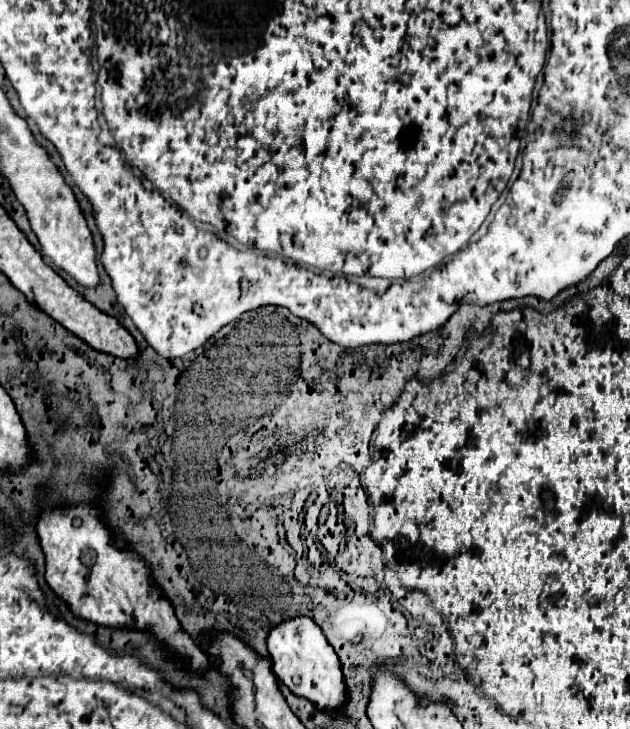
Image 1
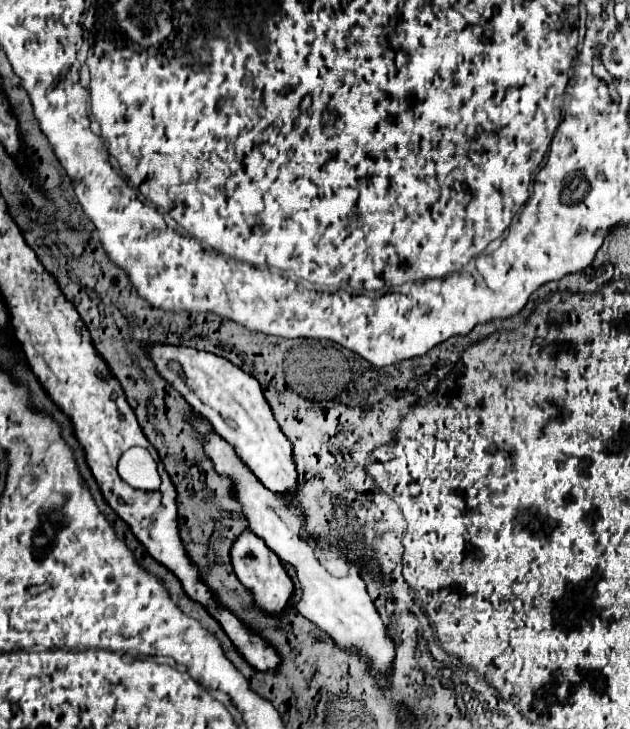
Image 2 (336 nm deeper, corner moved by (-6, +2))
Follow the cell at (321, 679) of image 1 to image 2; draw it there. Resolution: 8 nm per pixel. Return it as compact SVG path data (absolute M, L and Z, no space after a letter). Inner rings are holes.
M245 531L237 537L237 541L233 543L231 549L231 563L235 569L235 575L239 577L239 581L253 593L255 603L271 615L279 615L281 611L285 611L285 607L289 605L289 599L293 595L293 583L283 567L283 563L279 561L279 557L267 549L265 541L261 541L255 533Z

